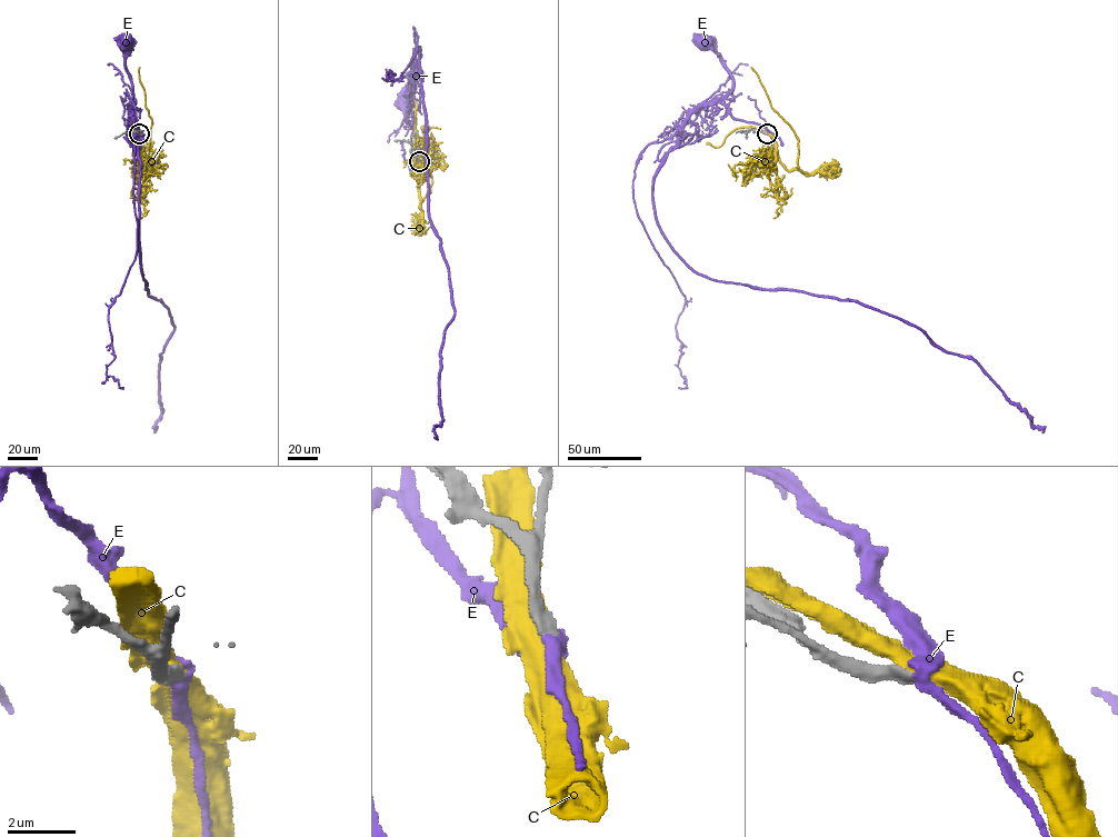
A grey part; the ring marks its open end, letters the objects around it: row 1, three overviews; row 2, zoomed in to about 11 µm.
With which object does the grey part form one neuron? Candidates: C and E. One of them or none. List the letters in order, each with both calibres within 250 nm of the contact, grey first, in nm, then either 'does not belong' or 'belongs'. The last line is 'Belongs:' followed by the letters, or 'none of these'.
C: calibres 400 and 700 nm; does not belong
E: calibres 360 and 340 nm; belongs
Belongs: E

